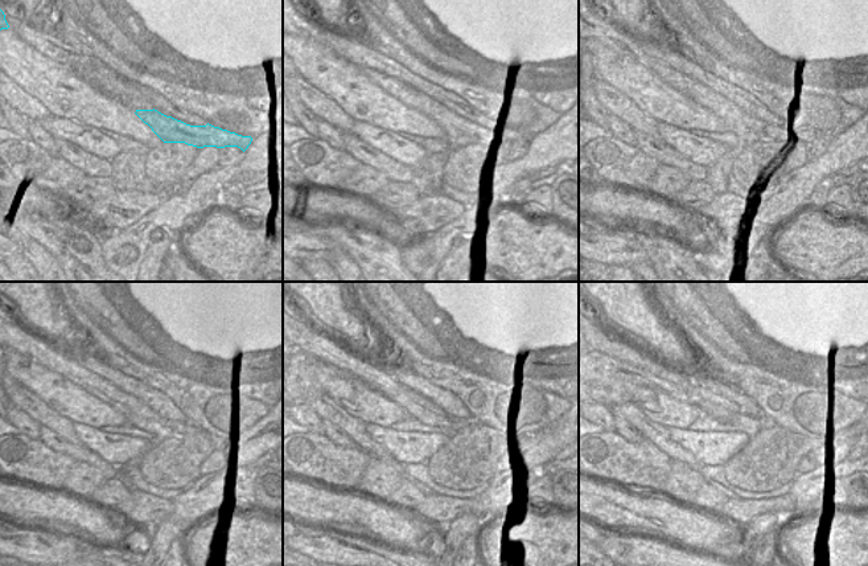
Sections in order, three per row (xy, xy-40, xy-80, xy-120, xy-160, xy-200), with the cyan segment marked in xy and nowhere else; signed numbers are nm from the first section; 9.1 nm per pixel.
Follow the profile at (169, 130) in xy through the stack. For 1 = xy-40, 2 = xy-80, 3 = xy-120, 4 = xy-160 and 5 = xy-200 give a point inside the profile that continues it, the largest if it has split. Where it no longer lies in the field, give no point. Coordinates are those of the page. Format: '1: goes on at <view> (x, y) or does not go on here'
1: goes on at xy-40 (459, 131)
2: goes on at xy-80 (749, 130)
3: goes on at xy-120 (13, 335)
4: goes on at xy-160 (309, 339)
5: goes on at xy-200 (607, 341)

